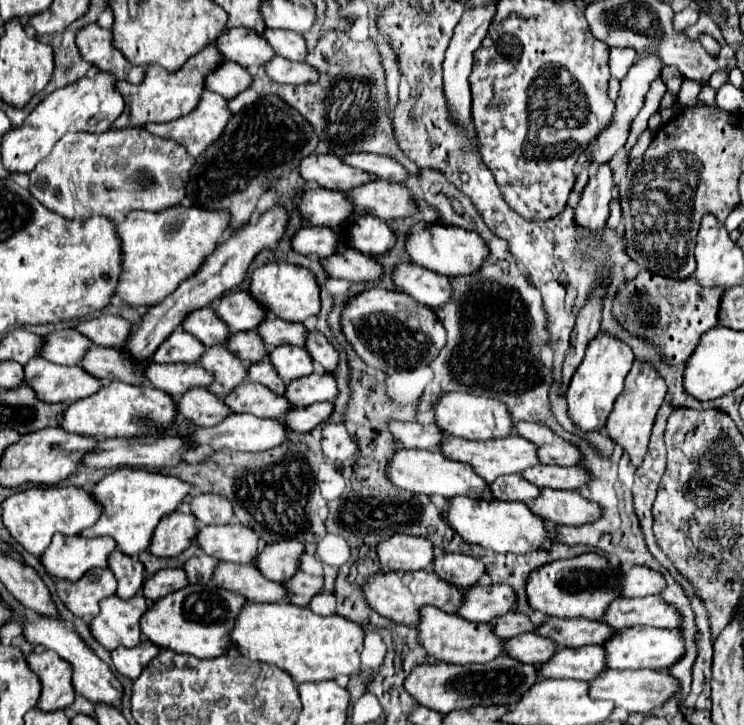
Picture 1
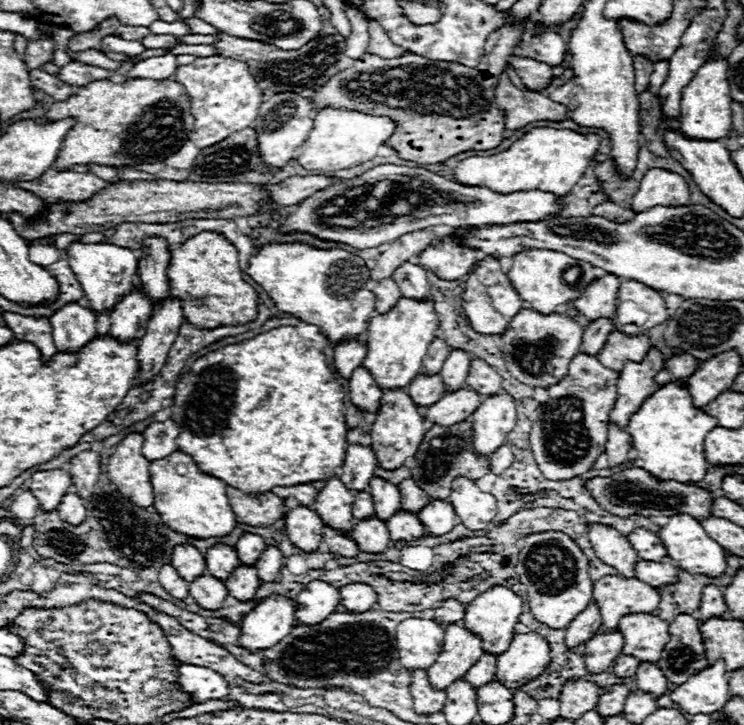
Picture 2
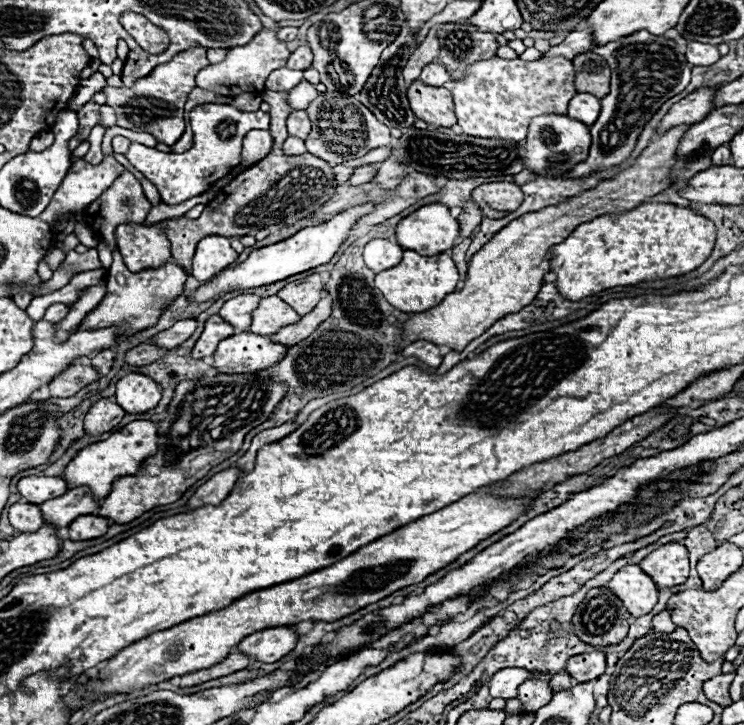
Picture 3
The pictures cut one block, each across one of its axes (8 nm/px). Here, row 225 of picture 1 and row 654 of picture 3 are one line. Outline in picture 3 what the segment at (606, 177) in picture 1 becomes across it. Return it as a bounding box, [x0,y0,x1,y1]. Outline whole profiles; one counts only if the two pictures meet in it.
[566,652,606,682]

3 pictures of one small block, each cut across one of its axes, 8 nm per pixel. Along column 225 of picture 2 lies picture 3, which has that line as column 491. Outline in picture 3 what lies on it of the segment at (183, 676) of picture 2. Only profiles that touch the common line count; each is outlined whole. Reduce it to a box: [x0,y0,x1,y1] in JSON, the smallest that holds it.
[490,668,532,698]

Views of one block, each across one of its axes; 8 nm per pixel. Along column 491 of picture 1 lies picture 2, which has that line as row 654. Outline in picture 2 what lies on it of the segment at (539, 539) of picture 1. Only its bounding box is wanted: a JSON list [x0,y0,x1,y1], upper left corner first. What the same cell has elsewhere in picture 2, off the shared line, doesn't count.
[496,634,550,688]

